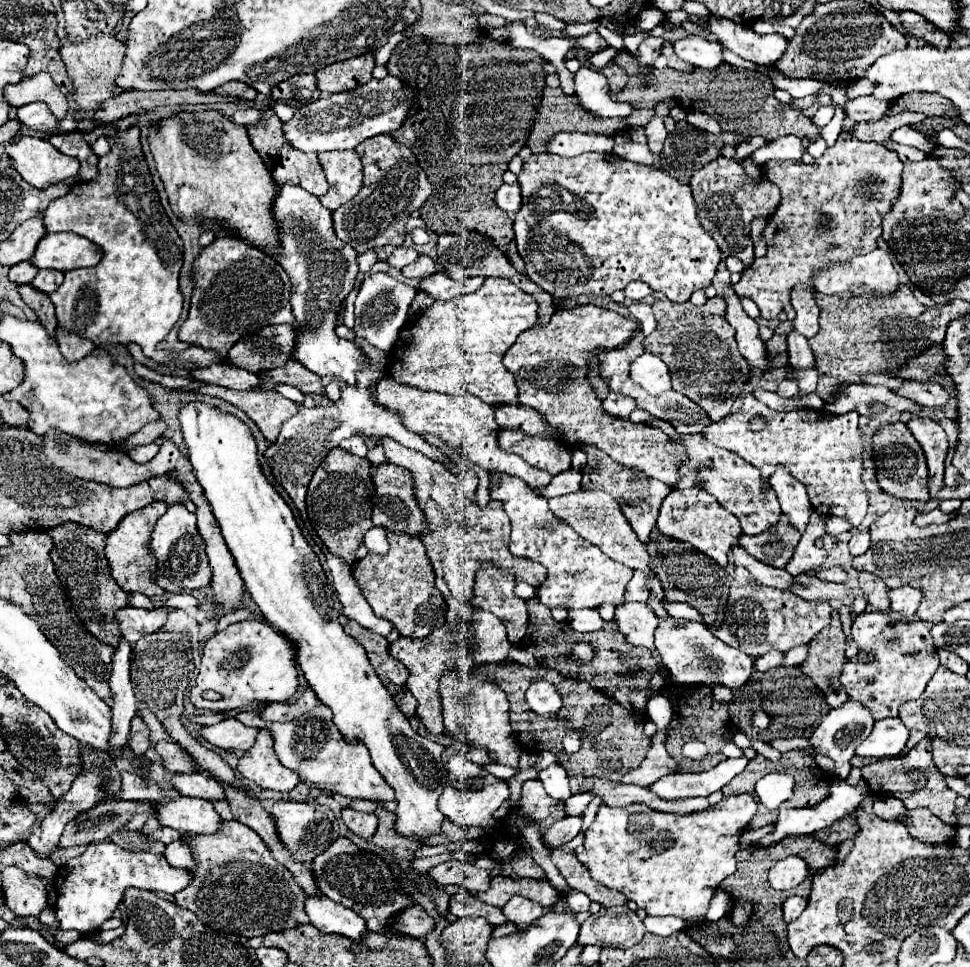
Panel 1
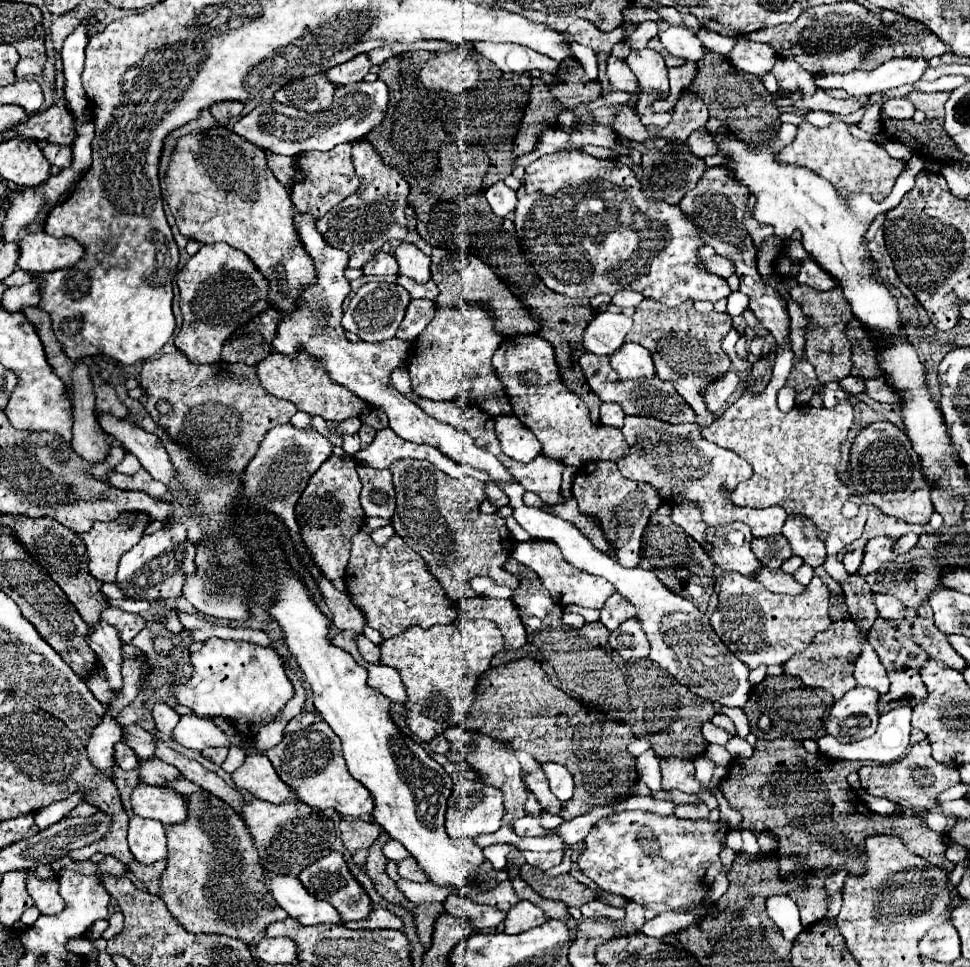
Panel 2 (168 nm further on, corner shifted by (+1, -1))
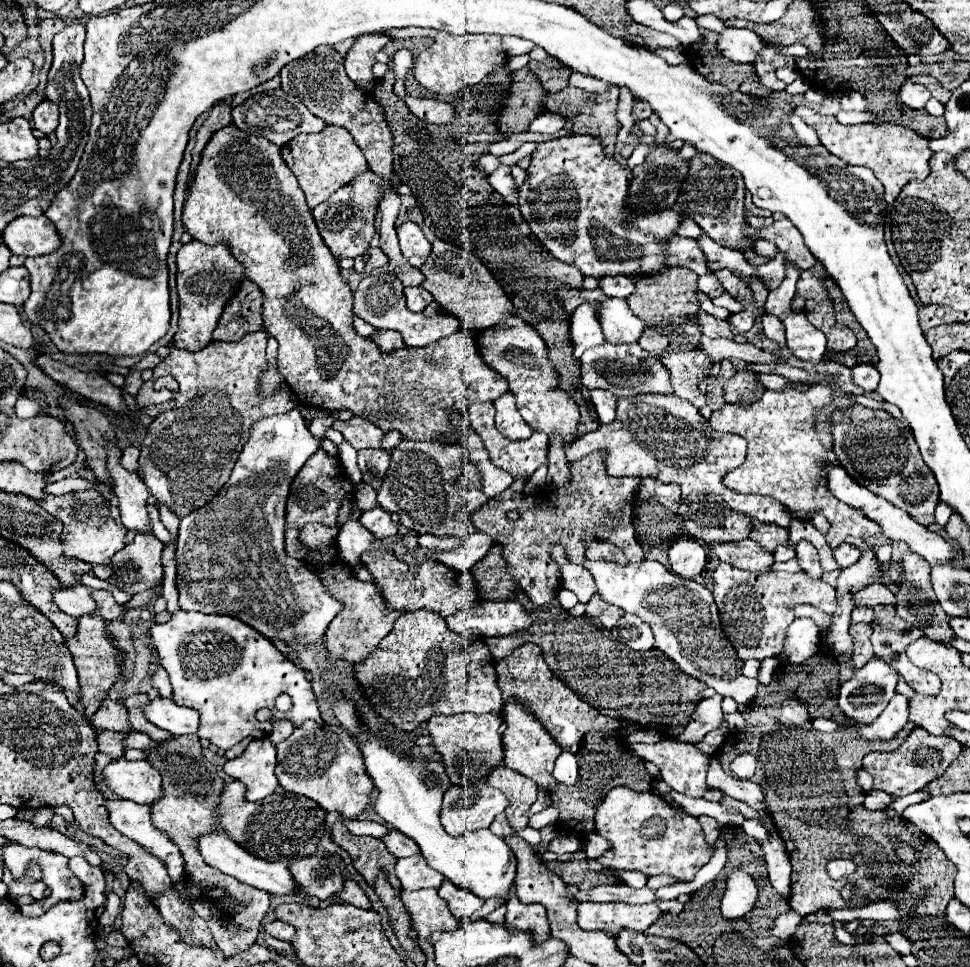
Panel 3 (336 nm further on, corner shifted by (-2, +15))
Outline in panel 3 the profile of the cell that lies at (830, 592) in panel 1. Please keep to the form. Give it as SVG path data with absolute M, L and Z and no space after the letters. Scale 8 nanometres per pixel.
M750 538L736 540L730 544L712 544L710 548L722 562L728 562L736 568L750 570L750 572L764 574L770 570L772 562L774 562L774 556L768 552L762 552L760 544L756 544Z

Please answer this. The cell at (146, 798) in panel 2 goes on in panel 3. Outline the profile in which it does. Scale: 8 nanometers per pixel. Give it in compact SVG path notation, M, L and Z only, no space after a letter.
M112 760L102 770L106 786L122 800L132 800L136 804L152 804L162 796L162 778L144 760Z

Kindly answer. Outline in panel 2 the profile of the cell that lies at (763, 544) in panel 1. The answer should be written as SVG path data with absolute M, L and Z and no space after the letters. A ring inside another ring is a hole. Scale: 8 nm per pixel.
M775 536L765 538L765 540L753 538L751 548L753 548L753 554L759 558L759 562L761 562L763 566L775 568L775 570L781 568L781 564L783 564L787 558L791 558L791 554L793 554L791 548L789 548L789 544L785 544L785 546L777 544L777 542L775 542ZM763 544L767 544L767 546L761 548Z

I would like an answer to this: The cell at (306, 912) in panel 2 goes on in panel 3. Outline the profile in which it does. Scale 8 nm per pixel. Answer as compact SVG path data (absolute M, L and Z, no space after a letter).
M210 832L206 836L200 836L196 840L196 848L208 866L214 866L216 870L220 870L224 874L230 874L236 880L240 880L252 888L260 888L264 892L278 894L278 896L294 896L294 892L296 892L296 882L284 862L268 862L268 860L260 860L256 856L250 856L244 848L234 844L234 840L230 840L230 836L224 832Z

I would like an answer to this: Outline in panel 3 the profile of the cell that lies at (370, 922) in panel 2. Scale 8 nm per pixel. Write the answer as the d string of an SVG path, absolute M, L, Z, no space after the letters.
M344 878L344 886L340 892L336 892L336 896L340 902L350 902L350 904L360 906L360 908L370 908L370 900L362 892L362 888L350 878Z

